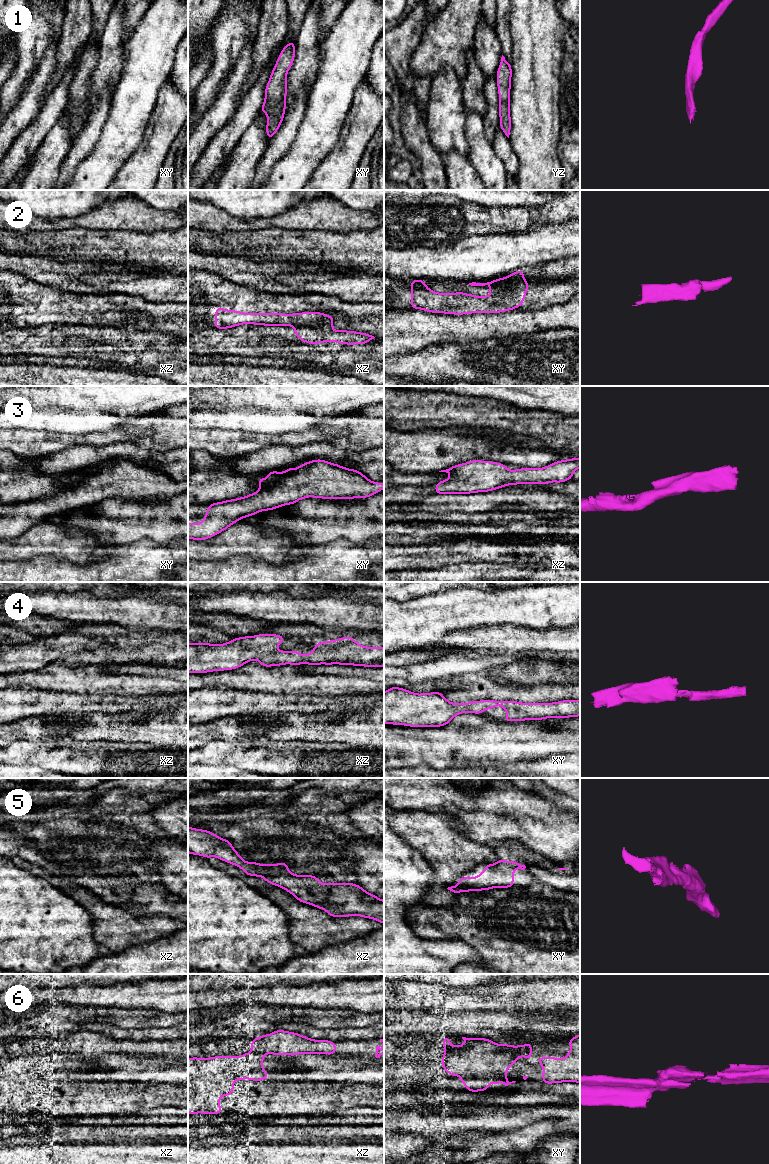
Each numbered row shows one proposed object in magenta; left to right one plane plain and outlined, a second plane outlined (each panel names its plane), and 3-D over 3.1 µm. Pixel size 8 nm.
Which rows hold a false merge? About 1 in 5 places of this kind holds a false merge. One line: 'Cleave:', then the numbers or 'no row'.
Cleave: 2, 6

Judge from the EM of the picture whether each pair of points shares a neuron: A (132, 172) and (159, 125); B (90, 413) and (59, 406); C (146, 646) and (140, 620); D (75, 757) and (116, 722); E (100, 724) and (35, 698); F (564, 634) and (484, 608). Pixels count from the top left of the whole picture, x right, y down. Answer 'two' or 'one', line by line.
A: one
B: one
C: two
D: two
E: two
F: two

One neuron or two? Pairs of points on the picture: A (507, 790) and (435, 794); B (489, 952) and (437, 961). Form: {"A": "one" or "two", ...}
{"A": "one", "B": "two"}

